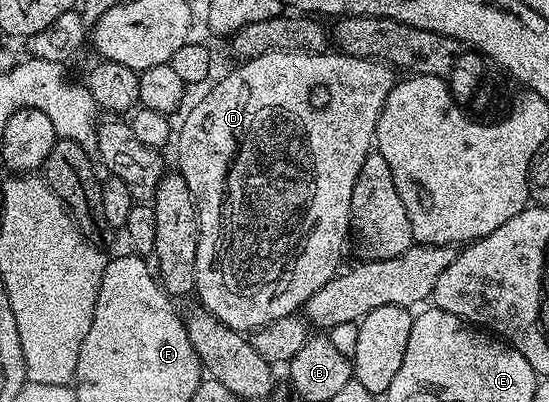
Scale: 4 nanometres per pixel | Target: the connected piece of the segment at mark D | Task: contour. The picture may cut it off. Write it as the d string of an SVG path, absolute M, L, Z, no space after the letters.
M326 51L326 52L323 52L323 53L268 53L268 54L267 54L267 55L259 55L259 56L258 56L258 57L253 57L253 58L251 58L251 60L250 60L250 61L241 61L241 62L240 62L240 64L238 64L238 66L239 66L239 67L238 67L238 69L233 69L233 70L231 70L231 71L230 71L230 73L229 73L229 74L227 74L227 75L226 75L226 77L225 77L225 78L223 78L223 79L222 79L222 81L221 81L221 82L219 82L219 83L218 83L218 85L217 85L217 86L215 86L215 87L214 87L214 89L213 89L213 90L211 90L211 91L210 91L210 93L209 93L209 94L207 94L207 95L206 95L206 97L205 97L205 98L203 98L203 99L202 99L202 101L201 101L201 102L199 102L199 103L198 103L198 105L197 105L197 106L195 106L195 107L194 107L194 109L193 109L193 110L191 110L191 111L190 111L190 113L189 113L189 114L187 114L187 115L186 115L186 117L185 117L185 122L183 122L183 123L182 123L182 125L181 125L181 134L179 134L179 135L178 135L178 137L177 137L177 134L176 134L176 137L175 137L175 145L176 145L176 141L177 141L177 165L178 165L178 166L177 166L177 165L176 165L176 168L177 168L177 169L178 169L178 170L179 170L179 172L180 172L180 174L181 174L181 178L182 178L182 179L183 179L183 180L184 180L184 181L185 181L185 182L186 182L186 183L187 183L187 187L188 187L188 188L189 188L189 190L190 190L190 191L191 191L191 195L192 195L192 196L193 196L193 198L194 198L194 199L195 199L195 203L196 203L196 204L197 204L197 258L196 258L196 259L195 259L195 271L196 271L196 272L197 272L197 287L196 287L196 290L195 290L195 297L198 297L198 299L199 299L199 300L201 300L201 301L198 301L198 302L199 302L199 305L200 305L200 308L202 308L202 309L206 309L206 311L208 311L208 313L210 313L210 314L211 314L211 315L215 315L215 319L219 319L219 320L220 320L220 321L222 321L222 323L223 323L223 324L224 324L224 325L225 325L225 326L226 326L226 327L227 327L227 328L228 328L228 329L235 329L235 330L237 330L237 332L238 332L238 333L243 333L243 334L246 334L246 335L249 335L249 334L252 334L252 332L253 332L253 330L254 330L254 329L262 329L262 328L263 328L263 326L265 326L265 325L266 325L266 324L267 324L267 323L271 323L271 322L272 322L272 321L274 321L274 320L275 320L275 319L283 319L283 318L284 318L284 317L292 317L292 316L294 316L294 314L296 314L296 313L297 313L297 312L298 312L298 310L300 310L300 309L301 309L301 308L302 308L302 306L304 306L304 303L305 303L305 301L306 301L306 300L307 300L307 299L311 299L311 295L315 295L315 291L319 291L319 287L323 287L323 286L324 286L324 285L326 285L326 283L328 283L328 281L329 281L329 280L330 280L330 279L332 279L332 278L333 278L333 277L336 277L336 276L337 276L337 274L338 274L338 272L339 272L339 266L337 266L337 264L339 264L339 263L340 263L340 261L341 261L341 252L343 252L343 251L344 251L344 249L345 249L345 240L346 240L346 243L347 243L347 242L348 242L348 241L349 241L349 240L350 240L350 237L351 237L351 230L350 230L350 217L351 217L351 197L352 197L352 188L353 188L353 187L355 187L355 183L356 183L356 179L357 179L357 178L358 178L358 177L359 177L359 173L360 173L360 168L361 168L361 167L363 167L363 163L364 163L364 161L365 161L365 157L366 157L366 156L368 156L368 155L369 155L369 154L370 154L370 152L371 152L371 150L372 150L372 149L373 149L373 148L374 148L374 145L375 145L375 138L376 138L376 136L377 136L377 120L378 120L378 119L379 119L379 115L380 115L380 114L381 114L381 112L382 112L382 111L383 111L383 107L384 107L384 106L385 106L385 100L386 100L386 99L387 99L387 95L388 95L388 94L389 94L389 93L390 93L390 92L391 92L391 91L392 91L392 90L393 90L393 87L394 87L394 84L395 84L395 70L394 70L394 68L393 68L393 66L391 66L391 65L386 65L386 64L385 64L385 62L383 62L383 61L372 61L372 60L371 60L371 59L367 59L367 58L366 58L366 57L349 57L349 56L347 56L347 54L346 54L346 53L342 53L342 52L340 52L340 51Z

